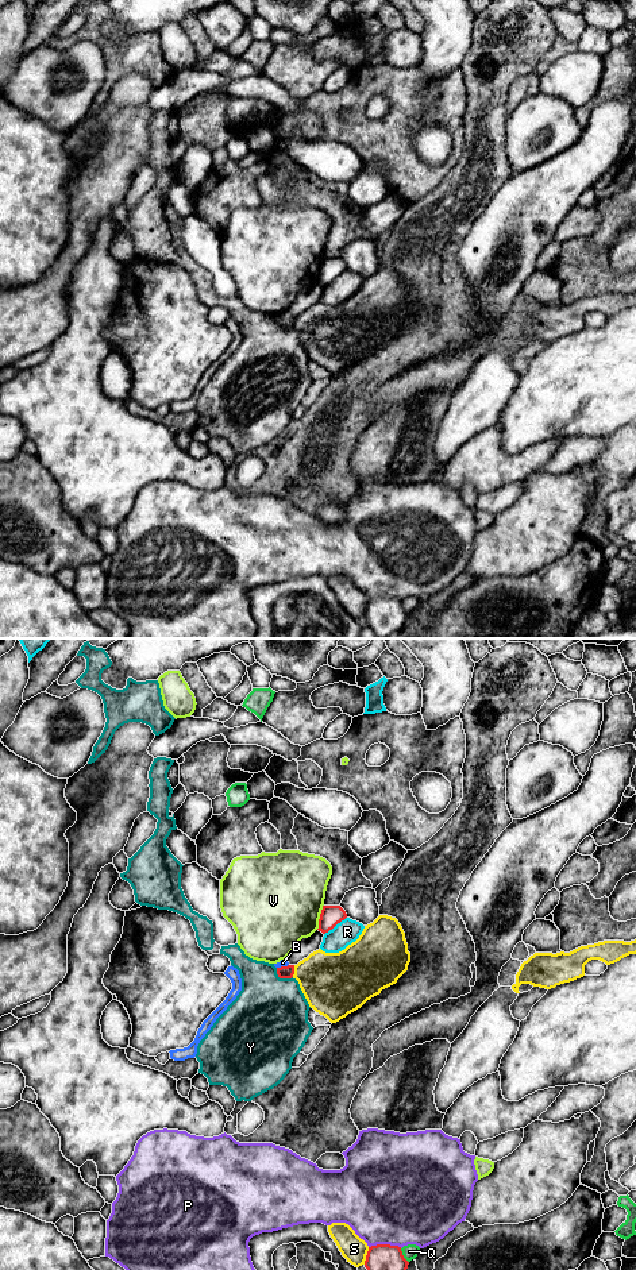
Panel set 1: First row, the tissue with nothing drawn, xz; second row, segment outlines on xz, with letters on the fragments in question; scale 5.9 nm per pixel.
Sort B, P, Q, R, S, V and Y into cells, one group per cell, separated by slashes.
B / P / Q / R / S / V / Y

